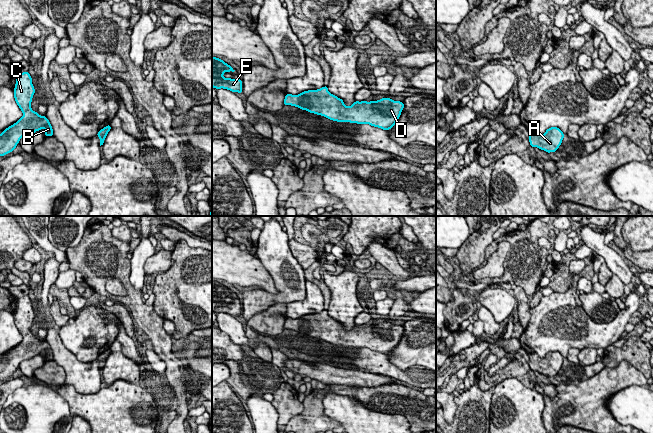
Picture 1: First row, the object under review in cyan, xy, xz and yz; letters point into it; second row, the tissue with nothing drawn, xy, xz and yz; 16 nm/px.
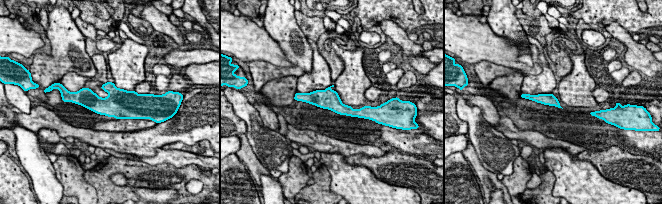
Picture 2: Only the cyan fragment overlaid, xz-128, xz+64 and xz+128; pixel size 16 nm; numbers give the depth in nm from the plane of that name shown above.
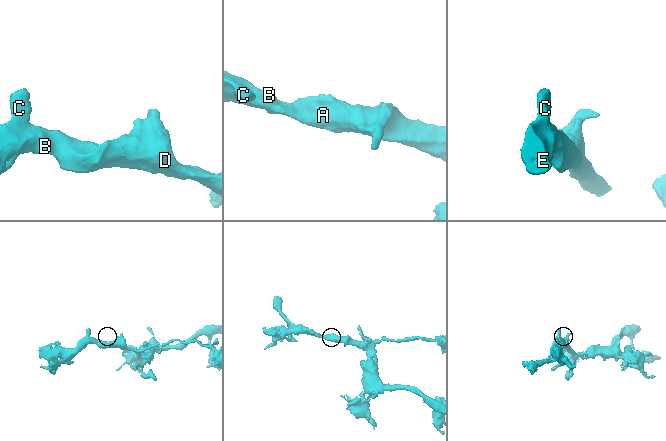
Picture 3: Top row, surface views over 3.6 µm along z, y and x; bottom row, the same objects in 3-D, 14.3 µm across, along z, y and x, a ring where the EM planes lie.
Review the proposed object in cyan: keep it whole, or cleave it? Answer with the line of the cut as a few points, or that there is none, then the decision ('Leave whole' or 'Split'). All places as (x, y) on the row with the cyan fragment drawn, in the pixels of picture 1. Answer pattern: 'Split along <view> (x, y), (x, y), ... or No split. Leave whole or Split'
No split. Leave whole

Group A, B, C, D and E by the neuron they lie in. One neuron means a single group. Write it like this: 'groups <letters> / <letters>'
groups A B C D E

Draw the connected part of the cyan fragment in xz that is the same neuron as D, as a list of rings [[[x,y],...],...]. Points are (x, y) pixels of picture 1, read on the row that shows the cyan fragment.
[[[327,86],[298,95],[287,93],[284,105],[295,106],[333,121],[369,124],[386,131],[396,124],[404,108],[403,102],[387,97],[370,102],[355,101],[347,107],[342,99],[328,91]]]

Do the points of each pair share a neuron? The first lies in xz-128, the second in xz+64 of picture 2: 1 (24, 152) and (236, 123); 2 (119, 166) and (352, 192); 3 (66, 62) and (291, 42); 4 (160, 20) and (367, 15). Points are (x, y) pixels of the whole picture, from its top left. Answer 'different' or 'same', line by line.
1: different
2: different
3: same
4: different

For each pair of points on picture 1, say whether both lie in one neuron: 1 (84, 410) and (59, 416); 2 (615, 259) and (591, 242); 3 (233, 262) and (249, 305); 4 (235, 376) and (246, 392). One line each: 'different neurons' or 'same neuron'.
1: different neurons
2: same neuron
3: different neurons
4: same neuron

